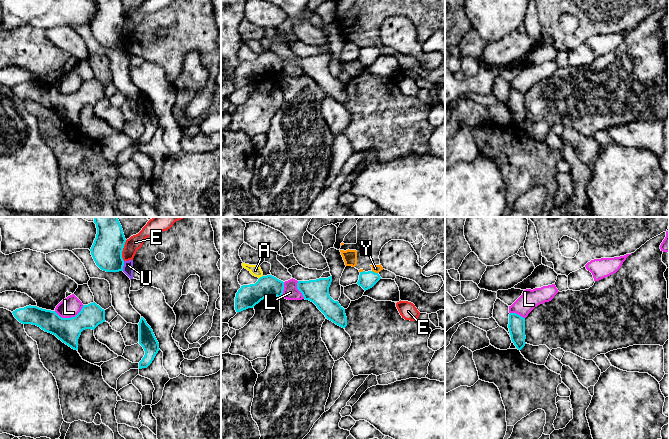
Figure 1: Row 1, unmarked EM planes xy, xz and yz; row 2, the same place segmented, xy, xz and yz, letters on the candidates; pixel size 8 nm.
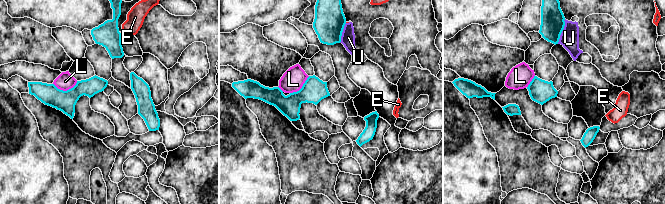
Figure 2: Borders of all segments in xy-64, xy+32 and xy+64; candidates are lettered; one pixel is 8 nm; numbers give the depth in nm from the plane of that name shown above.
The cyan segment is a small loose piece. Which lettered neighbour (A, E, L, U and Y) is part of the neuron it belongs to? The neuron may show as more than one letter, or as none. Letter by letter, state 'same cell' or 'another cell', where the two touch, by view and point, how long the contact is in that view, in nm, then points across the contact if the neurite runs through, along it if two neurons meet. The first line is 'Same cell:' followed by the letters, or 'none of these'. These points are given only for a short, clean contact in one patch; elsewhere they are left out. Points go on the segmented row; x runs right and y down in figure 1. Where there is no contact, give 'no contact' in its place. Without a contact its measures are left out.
Same cell: A
A: same cell | xz (260, 277) | 40 nm | across xz (248, 296), (260, 284), (260, 277), (255, 270)
E: another cell | xy (122, 250) | 170 nm | along xy (126, 240), (122, 251), (123, 260)
L: another cell | xy (69, 318) | 240 nm | along xy (83, 305), (74, 316), (70, 317), (60, 317), (54, 311)
U: another cell | xy (123, 265) | 80 nm | along xy (124, 261), (122, 270)
Y: another cell | xz (374, 272) | 50 nm | along xz (372, 270), (377, 273)

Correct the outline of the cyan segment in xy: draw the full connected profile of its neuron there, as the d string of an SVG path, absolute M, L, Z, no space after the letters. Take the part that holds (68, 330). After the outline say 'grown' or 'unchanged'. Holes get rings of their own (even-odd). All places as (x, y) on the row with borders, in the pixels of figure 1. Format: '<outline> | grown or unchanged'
M95 302L83 305L81 311L71 318L62 318L55 311L31 305L12 313L20 323L36 325L74 350L78 350L78 339L83 330L94 330L105 322L105 310Z | unchanged

